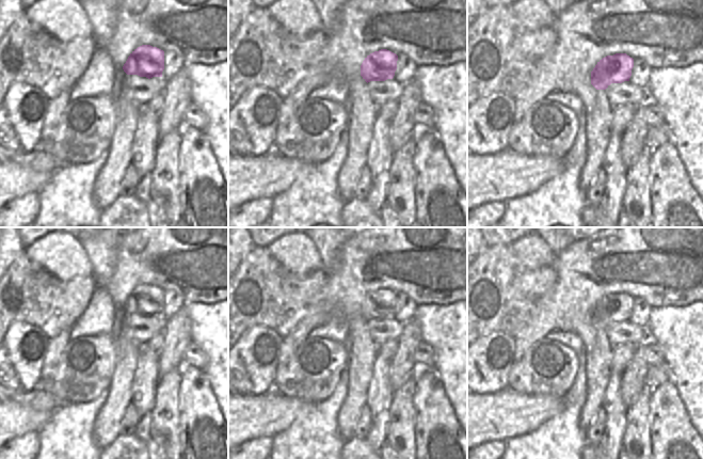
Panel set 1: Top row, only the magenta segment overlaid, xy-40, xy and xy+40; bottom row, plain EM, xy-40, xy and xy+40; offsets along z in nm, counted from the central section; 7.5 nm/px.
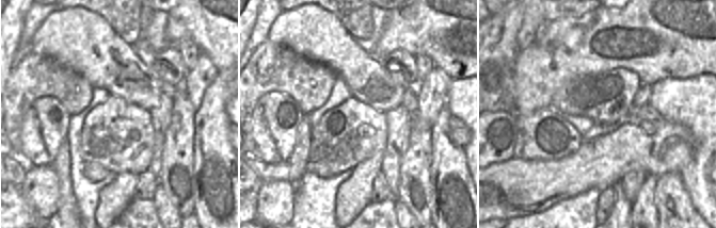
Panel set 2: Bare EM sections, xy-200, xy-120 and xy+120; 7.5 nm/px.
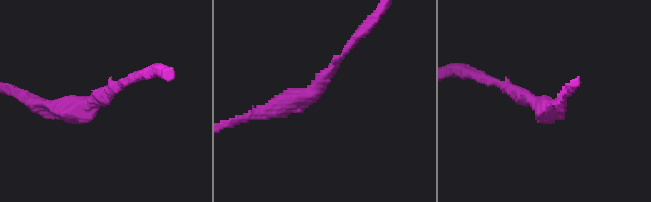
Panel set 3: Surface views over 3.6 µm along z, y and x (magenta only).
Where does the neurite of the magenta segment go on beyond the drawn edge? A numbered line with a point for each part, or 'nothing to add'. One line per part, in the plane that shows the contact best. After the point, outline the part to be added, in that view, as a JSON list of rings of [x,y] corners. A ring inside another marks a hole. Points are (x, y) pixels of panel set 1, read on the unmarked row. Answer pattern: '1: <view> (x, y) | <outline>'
nothing to add

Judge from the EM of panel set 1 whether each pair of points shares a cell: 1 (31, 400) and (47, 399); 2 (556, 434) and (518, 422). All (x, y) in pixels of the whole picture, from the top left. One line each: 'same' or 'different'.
1: same
2: different

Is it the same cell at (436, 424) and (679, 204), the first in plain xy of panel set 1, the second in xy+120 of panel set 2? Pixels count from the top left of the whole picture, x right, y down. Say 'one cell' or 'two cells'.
one cell

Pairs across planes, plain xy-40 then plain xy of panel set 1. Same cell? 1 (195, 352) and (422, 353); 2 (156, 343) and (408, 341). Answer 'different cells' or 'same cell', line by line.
1: same cell
2: different cells

